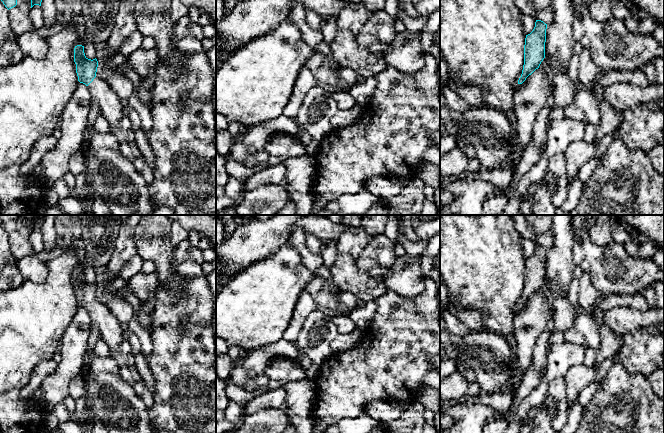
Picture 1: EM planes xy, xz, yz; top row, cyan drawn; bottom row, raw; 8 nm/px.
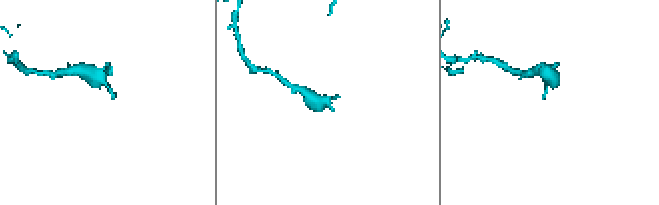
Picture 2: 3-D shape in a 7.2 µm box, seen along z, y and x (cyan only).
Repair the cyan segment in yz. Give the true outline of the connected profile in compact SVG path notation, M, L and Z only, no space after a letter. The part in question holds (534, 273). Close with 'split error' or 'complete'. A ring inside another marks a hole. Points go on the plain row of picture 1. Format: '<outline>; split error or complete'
M536 244L533 255L526 259L524 269L524 289L518 308L522 308L526 302L539 292L545 282L547 248Z; complete

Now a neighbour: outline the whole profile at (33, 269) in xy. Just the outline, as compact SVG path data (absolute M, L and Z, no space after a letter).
M35 252L18 260L17 266L24 280L36 284L44 283L49 274L48 262L41 260Z

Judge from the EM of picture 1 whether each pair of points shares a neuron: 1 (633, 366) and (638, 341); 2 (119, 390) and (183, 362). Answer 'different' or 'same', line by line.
1: same
2: different

